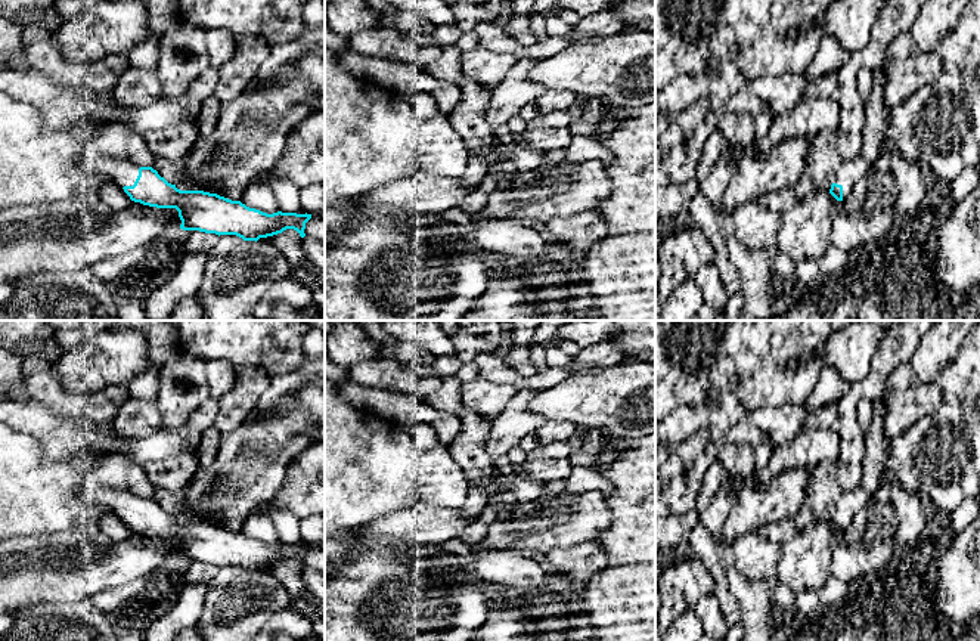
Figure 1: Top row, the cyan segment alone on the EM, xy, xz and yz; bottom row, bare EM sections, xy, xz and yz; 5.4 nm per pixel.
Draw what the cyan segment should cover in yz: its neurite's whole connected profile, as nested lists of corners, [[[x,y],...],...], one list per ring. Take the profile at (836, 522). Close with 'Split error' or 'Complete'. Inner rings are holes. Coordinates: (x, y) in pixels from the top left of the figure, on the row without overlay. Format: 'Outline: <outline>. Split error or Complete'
Outline: [[[860,486],[850,492],[841,492],[835,502],[829,524],[837,532],[846,530],[853,521],[855,515],[868,505],[869,499],[871,496]]]. Split error

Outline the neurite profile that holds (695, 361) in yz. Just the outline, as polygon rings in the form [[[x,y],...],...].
[[[655,320],[655,422],[663,421],[676,408],[707,405],[719,402],[725,390],[732,391],[747,411],[760,408],[779,408],[784,405],[801,405],[816,385],[824,369],[821,352],[828,343],[832,329],[828,320]]]

